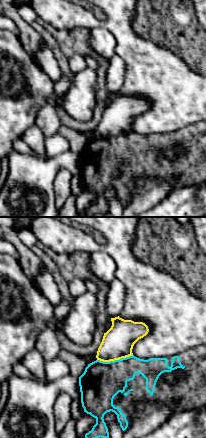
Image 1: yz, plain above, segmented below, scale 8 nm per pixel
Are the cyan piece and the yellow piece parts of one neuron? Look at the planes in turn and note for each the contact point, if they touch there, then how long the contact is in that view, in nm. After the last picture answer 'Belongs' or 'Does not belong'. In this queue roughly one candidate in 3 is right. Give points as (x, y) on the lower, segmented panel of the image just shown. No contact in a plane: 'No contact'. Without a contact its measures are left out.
Touches cyan at (115, 360). Shared border 300 nm

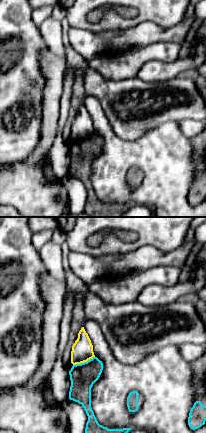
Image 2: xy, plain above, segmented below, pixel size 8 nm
Touches cyan at (84, 362). Shared border 190 nm

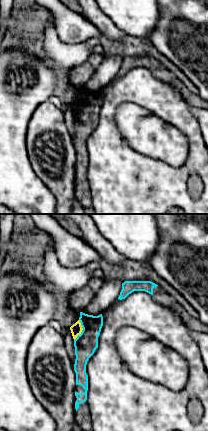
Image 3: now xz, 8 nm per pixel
Touches cyan at (82, 330). Shared border 170 nm

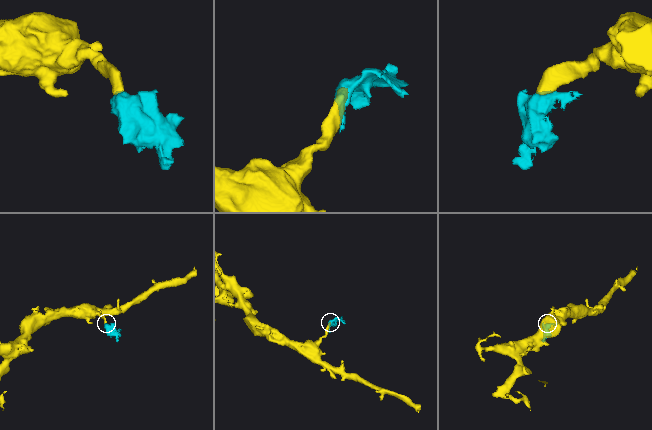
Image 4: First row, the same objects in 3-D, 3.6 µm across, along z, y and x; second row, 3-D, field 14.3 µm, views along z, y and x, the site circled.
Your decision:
Does not belong

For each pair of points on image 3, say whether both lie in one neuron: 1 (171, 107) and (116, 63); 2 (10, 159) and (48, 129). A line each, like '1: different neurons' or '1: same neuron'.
1: different neurons
2: different neurons

